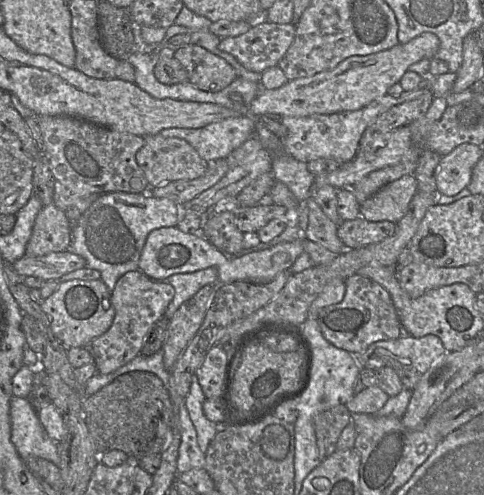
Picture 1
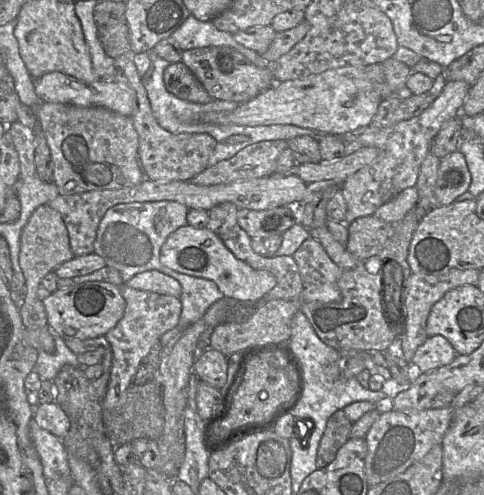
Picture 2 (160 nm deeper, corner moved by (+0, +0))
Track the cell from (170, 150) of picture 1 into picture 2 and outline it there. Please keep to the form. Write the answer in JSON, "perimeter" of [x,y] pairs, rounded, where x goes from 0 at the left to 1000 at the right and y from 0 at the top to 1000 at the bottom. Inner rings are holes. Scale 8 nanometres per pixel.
{"perimeter":[[[269,111],[238,117],[236,164],[275,186],[271,240],[287,279],[287,325],[304,362],[331,368],[390,366],[430,337],[430,323],[444,301],[446,283],[426,269],[357,271],[324,246],[310,214],[293,158]]]}

